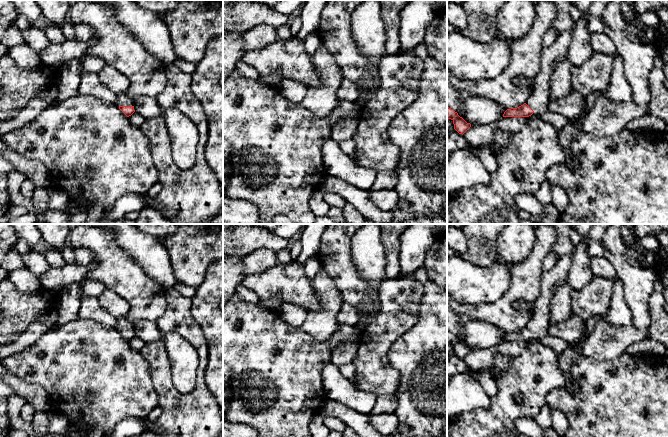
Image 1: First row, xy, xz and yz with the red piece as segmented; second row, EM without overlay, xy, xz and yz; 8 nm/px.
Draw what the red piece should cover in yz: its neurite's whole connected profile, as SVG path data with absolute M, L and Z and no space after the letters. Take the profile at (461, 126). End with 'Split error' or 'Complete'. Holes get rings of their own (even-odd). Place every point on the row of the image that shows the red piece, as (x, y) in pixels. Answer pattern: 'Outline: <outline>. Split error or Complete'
Outline: M447 107L447 119L451 119L454 124L454 129L459 134L464 134L470 127L471 124L467 123L462 117L458 115L453 109Z. Complete

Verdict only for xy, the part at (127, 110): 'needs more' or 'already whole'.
needs more

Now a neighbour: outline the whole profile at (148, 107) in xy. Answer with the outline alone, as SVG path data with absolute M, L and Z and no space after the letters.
M141 96L134 100L134 110L145 119L151 119L161 114L161 108L156 98Z

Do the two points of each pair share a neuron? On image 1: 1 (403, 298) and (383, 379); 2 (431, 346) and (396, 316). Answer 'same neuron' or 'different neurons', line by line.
1: same neuron
2: different neurons

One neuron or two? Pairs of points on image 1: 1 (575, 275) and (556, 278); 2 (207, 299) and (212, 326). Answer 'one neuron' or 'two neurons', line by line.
1: two neurons
2: one neuron

